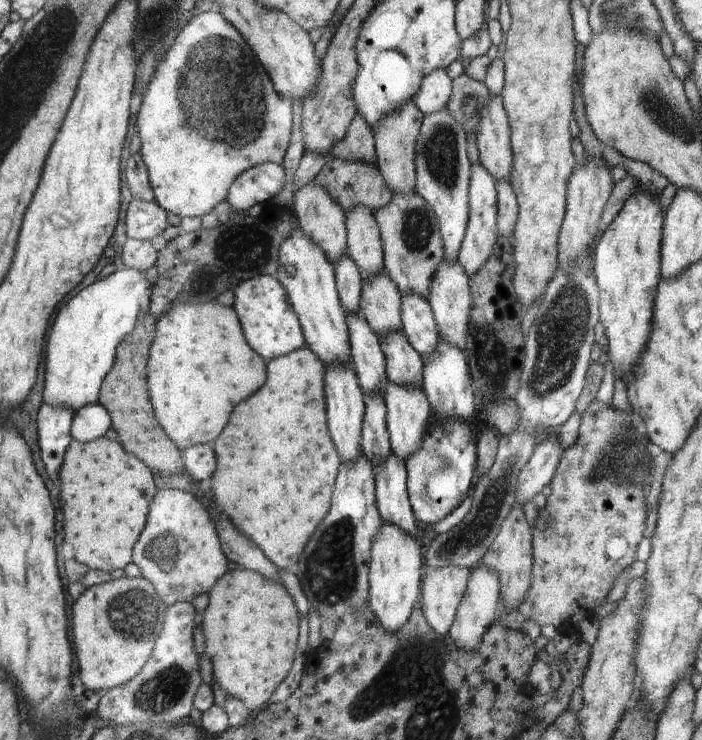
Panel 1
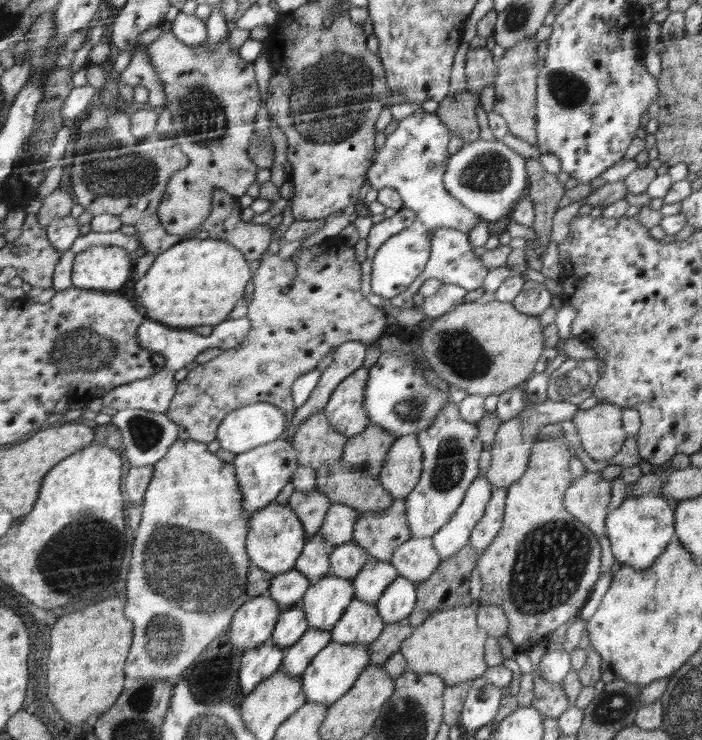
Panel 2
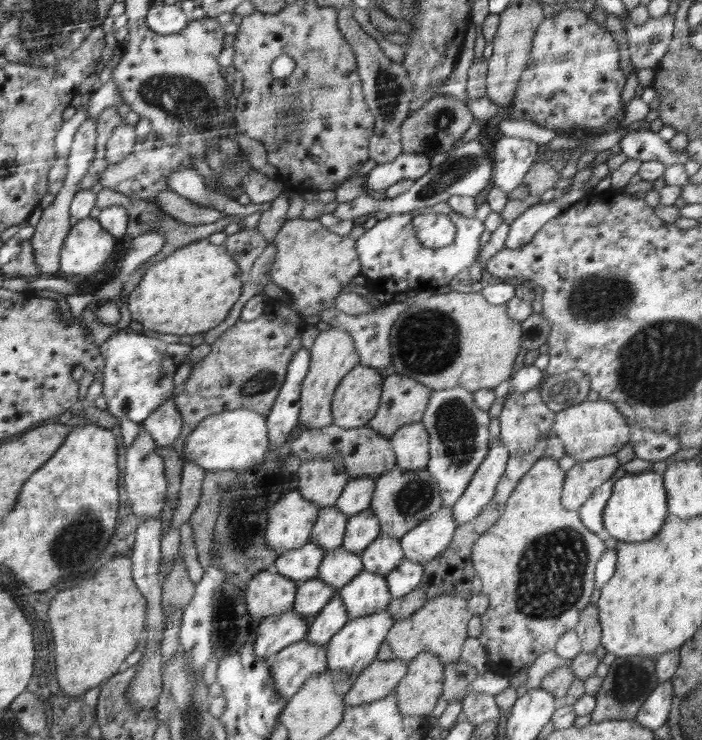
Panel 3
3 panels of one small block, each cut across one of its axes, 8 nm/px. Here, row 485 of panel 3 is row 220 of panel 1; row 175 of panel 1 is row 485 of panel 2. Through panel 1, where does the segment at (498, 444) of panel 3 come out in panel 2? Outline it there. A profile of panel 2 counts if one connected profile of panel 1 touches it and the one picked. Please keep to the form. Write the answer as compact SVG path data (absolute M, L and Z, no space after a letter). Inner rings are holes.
M486 476L474 480L462 500L462 508L458 508L452 518L432 535L432 544L435 545L442 562L470 544L476 523L486 514L493 489Z

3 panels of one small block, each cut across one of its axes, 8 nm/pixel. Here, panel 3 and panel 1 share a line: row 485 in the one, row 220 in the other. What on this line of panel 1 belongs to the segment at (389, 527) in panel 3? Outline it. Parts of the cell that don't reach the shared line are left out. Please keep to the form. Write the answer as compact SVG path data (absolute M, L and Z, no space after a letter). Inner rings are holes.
M416 192L392 194L392 200L373 212L378 223L382 252L384 252L384 269L398 285L402 294L416 294L427 299L431 296L431 284L439 264L446 258L439 218L435 210Z

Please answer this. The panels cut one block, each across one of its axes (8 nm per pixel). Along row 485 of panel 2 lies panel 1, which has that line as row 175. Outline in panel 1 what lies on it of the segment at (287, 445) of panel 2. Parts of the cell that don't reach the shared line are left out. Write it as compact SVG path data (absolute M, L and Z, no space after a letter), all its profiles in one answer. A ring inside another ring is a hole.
M272 162L260 163L248 171L244 171L232 183L227 201L234 210L248 210L254 204L263 204L276 196L286 180L286 172L282 165Z

